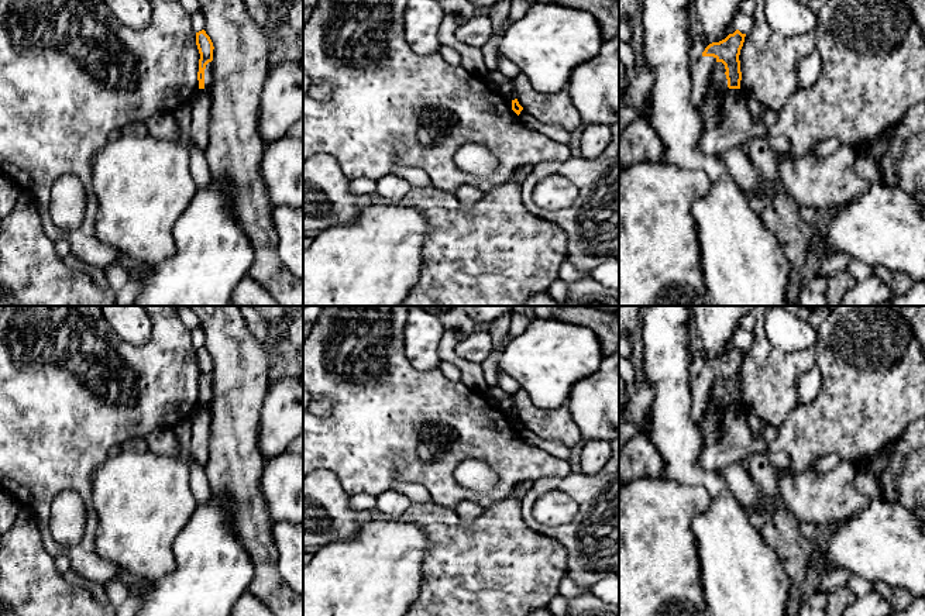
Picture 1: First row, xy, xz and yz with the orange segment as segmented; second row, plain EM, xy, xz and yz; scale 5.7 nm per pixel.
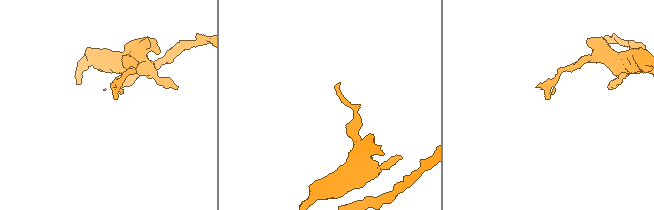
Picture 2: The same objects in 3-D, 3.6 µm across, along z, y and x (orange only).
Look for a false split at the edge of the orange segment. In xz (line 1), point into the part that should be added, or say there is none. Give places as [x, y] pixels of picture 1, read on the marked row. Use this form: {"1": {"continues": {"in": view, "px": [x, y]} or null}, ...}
{"1": {"continues": null}}

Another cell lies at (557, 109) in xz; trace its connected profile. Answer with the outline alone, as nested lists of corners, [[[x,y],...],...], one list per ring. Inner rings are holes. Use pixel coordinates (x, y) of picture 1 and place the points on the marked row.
[[[520,73],[513,79],[513,90],[523,110],[544,124],[574,131],[582,125],[582,118],[575,109],[567,89],[558,93],[539,93],[530,80]]]

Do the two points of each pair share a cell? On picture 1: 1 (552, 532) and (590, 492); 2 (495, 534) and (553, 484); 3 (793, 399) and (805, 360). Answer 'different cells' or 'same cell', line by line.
1: same cell
2: different cells
3: same cell

